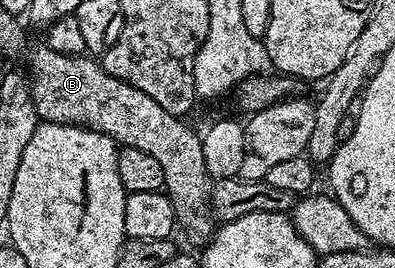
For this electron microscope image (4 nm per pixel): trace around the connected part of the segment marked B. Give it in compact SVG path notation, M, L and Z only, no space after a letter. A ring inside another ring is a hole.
M47 46L32 56L32 72L30 71L30 87L32 89L32 106L37 117L49 124L76 124L80 128L92 128L116 141L117 145L125 148L146 150L162 166L164 175L163 191L171 198L176 211L176 222L179 231L188 235L188 240L197 246L203 245L214 231L214 217L207 203L199 204L192 196L200 196L209 191L210 177L202 162L201 133L184 125L185 121L179 116L172 116L150 94L142 94L134 86L114 78L95 59L87 55L66 56L50 50Z

